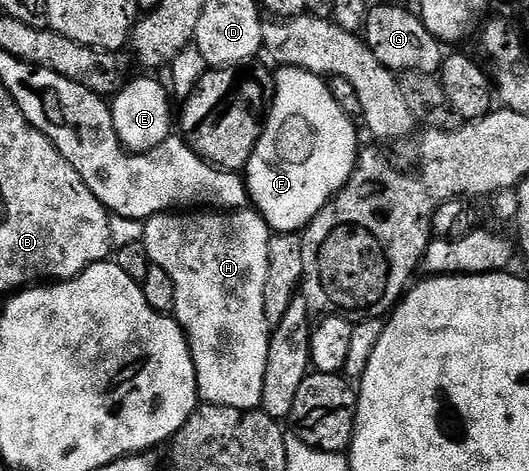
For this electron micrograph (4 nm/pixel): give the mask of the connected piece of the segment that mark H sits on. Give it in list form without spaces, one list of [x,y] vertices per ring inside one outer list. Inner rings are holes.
[[[170,210],[145,221],[147,254],[151,254],[151,262],[167,270],[171,282],[175,282],[172,315],[189,337],[197,374],[197,394],[204,403],[248,412],[261,407],[271,335],[263,302],[270,235],[268,222],[255,210],[185,210],[180,214]]]

